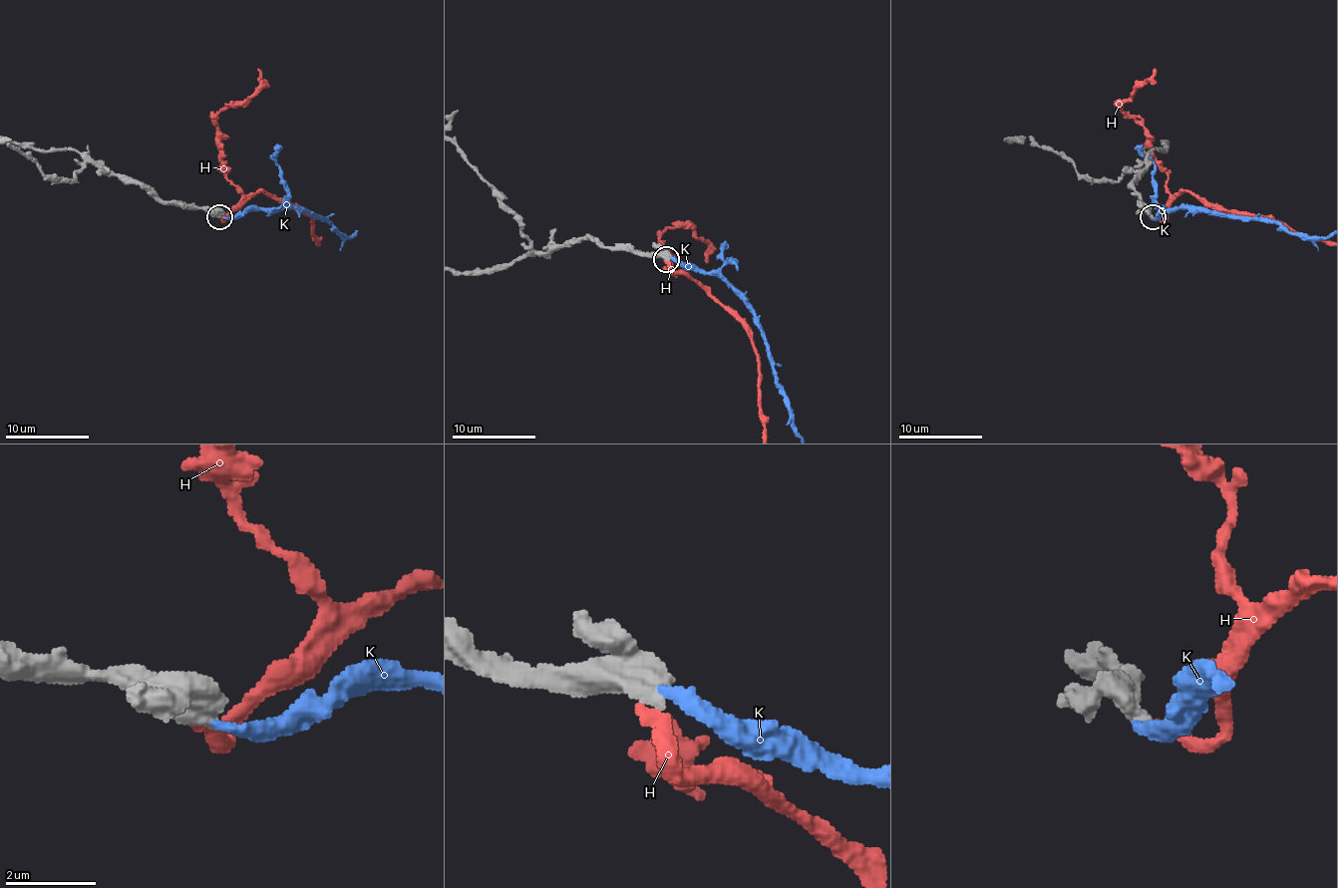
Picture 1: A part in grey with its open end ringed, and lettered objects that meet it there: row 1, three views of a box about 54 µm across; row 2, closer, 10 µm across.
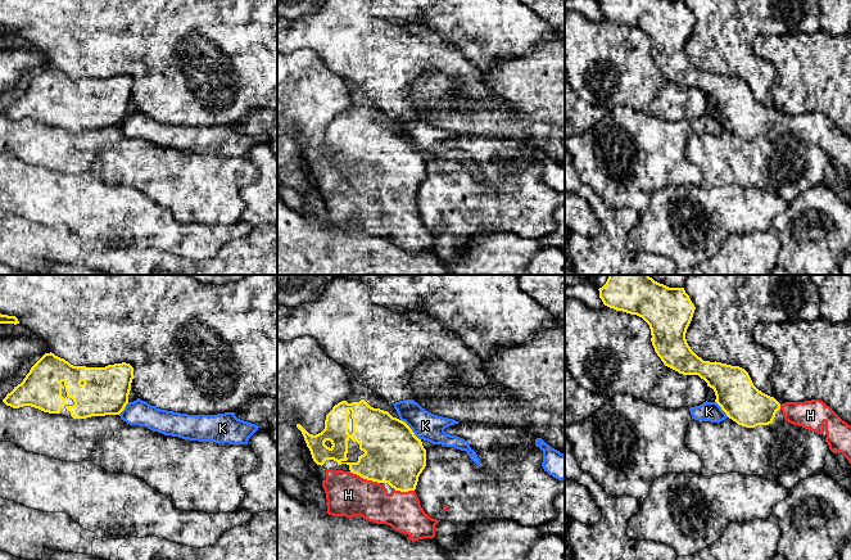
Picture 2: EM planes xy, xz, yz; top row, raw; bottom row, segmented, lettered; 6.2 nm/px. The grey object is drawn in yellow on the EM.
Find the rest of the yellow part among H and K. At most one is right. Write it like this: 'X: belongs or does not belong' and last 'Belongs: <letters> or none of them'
H: belongs
K: does not belong
Belongs: H

